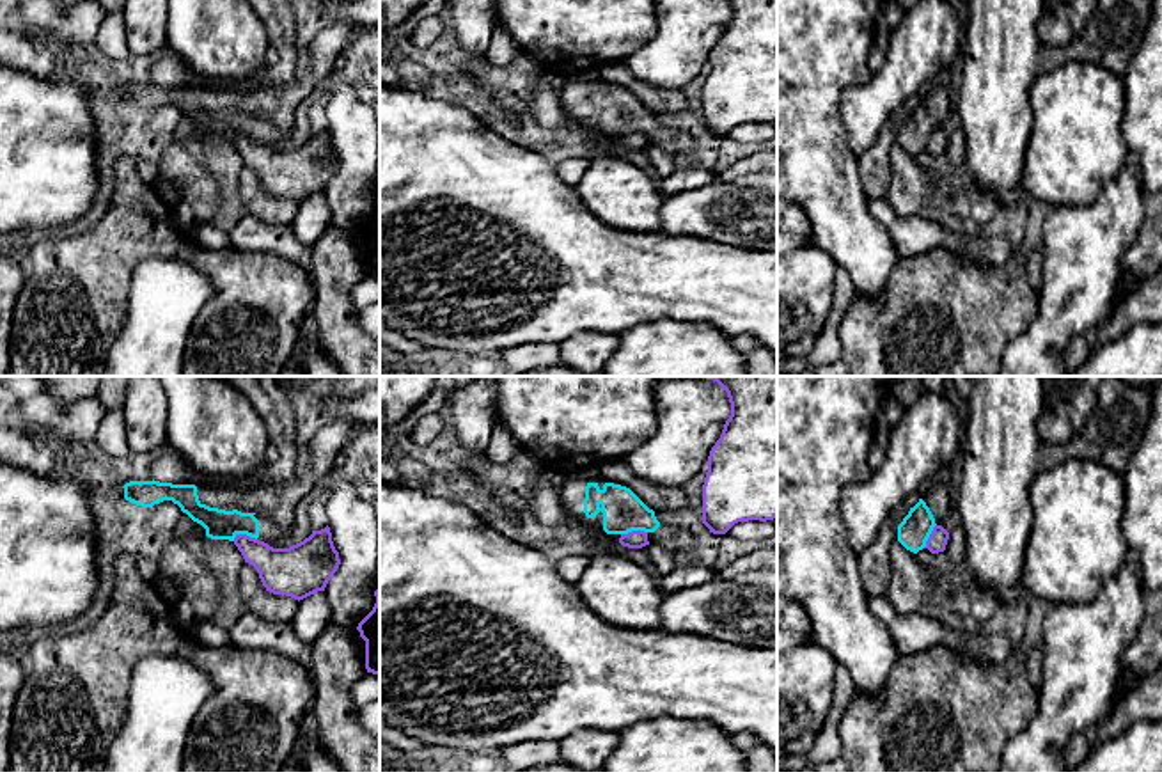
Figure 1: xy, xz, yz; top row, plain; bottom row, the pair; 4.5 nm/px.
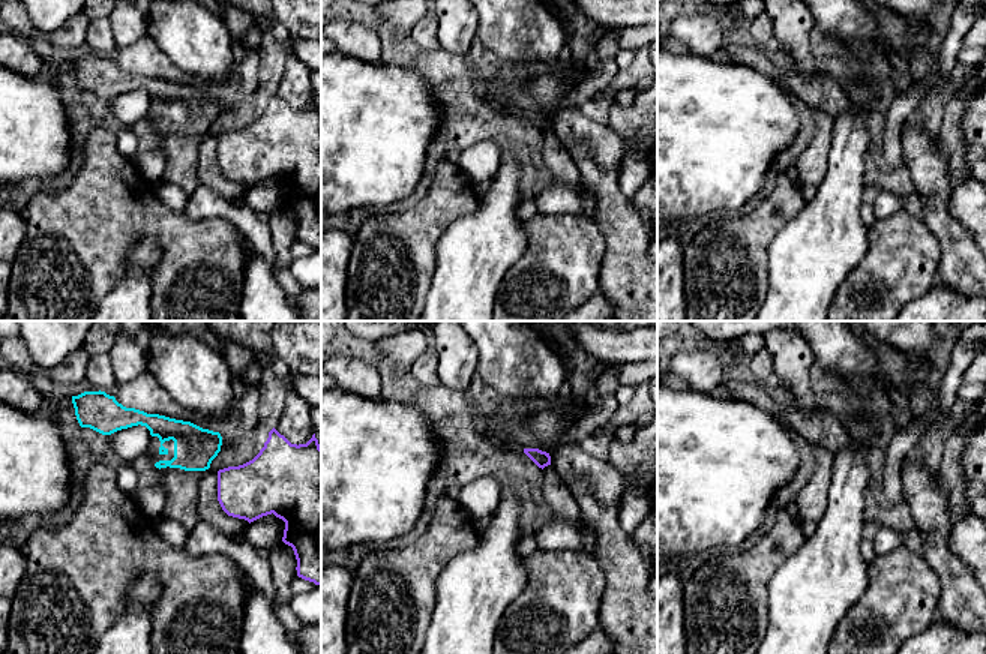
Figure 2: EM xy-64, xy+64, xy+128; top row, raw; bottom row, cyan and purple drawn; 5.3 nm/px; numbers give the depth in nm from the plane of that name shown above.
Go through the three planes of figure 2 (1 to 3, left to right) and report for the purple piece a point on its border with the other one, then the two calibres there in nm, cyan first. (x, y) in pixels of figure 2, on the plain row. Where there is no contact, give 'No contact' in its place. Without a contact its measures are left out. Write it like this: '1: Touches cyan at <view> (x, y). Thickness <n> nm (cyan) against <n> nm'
1: No contact
2: No contact
3: No contact

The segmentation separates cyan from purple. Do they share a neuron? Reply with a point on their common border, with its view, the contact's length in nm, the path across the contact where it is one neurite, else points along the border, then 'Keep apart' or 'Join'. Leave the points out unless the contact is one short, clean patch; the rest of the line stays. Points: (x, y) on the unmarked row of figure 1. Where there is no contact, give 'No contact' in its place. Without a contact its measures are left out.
Touches cyan at xy (245, 135). Shared border 110 nm. Boundary: xy (233, 141), (249, 137), (256, 142). Keep apart

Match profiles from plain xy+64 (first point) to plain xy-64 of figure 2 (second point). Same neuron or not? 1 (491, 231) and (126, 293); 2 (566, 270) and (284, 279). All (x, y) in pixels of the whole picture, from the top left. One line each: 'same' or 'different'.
1: same
2: different

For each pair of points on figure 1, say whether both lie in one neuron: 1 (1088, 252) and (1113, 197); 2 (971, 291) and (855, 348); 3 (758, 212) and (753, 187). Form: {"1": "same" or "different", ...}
{"1": "same", "2": "same", "3": "same"}

